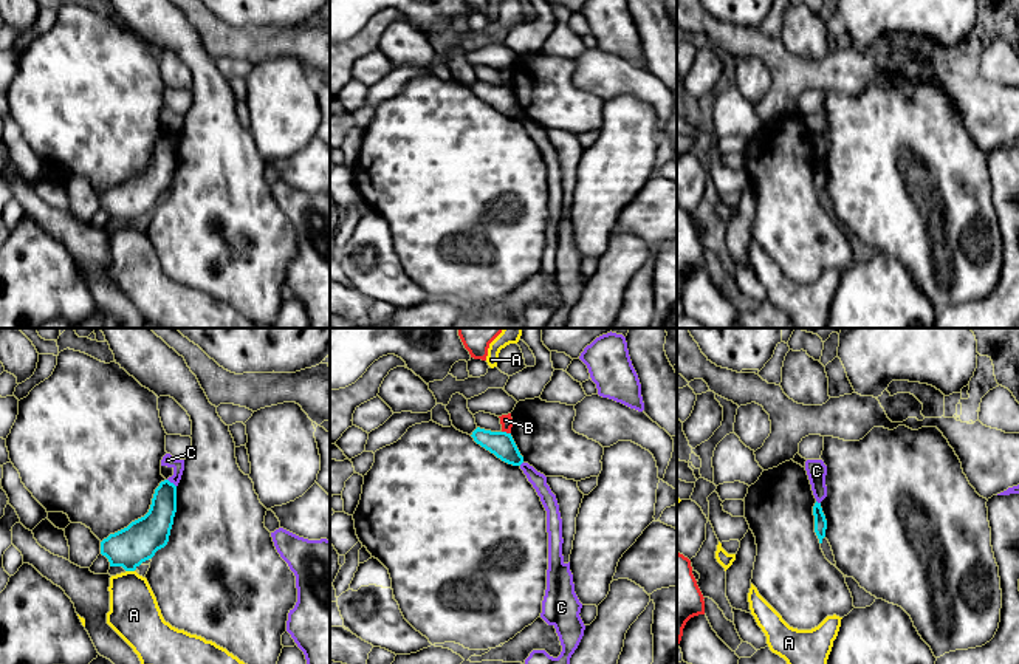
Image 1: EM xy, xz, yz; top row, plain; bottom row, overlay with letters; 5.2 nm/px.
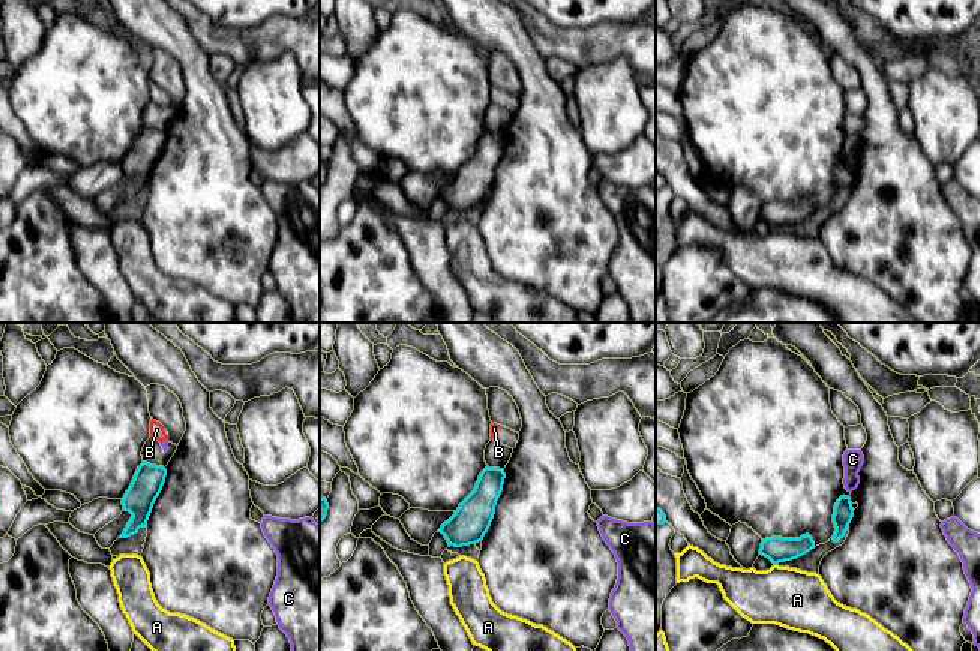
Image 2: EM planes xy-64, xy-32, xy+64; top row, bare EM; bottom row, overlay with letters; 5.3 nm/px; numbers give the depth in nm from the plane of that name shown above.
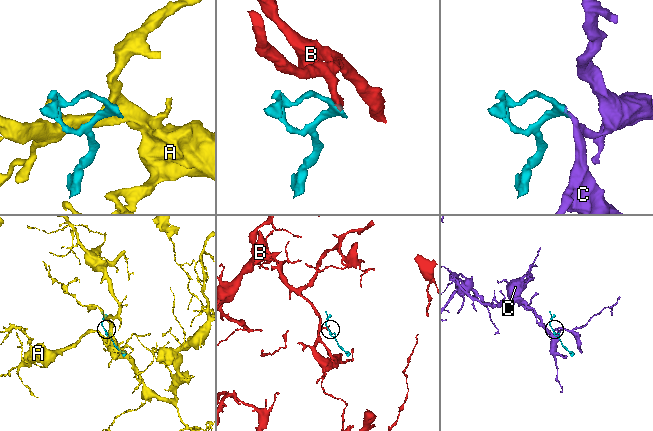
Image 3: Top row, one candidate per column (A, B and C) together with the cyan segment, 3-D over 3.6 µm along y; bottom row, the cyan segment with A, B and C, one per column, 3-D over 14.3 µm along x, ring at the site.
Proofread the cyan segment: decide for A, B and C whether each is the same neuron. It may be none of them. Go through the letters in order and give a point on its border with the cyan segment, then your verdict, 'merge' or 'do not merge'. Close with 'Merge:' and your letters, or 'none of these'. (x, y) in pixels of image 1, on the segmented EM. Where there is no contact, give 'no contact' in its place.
A: xy (130, 570) | do not merge
B: xz (505, 432) | do not merge
C: xy (172, 483) | do not merge
Merge: none of these

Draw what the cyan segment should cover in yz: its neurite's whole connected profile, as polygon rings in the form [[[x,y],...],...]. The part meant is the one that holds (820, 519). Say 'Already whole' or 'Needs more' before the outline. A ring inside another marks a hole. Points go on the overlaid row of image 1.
Already whole. [[[815,503],[813,506],[813,515],[815,515],[815,532],[819,539],[819,543],[822,543],[822,539],[825,537],[825,529],[827,529],[827,520],[822,512],[821,503]]]

